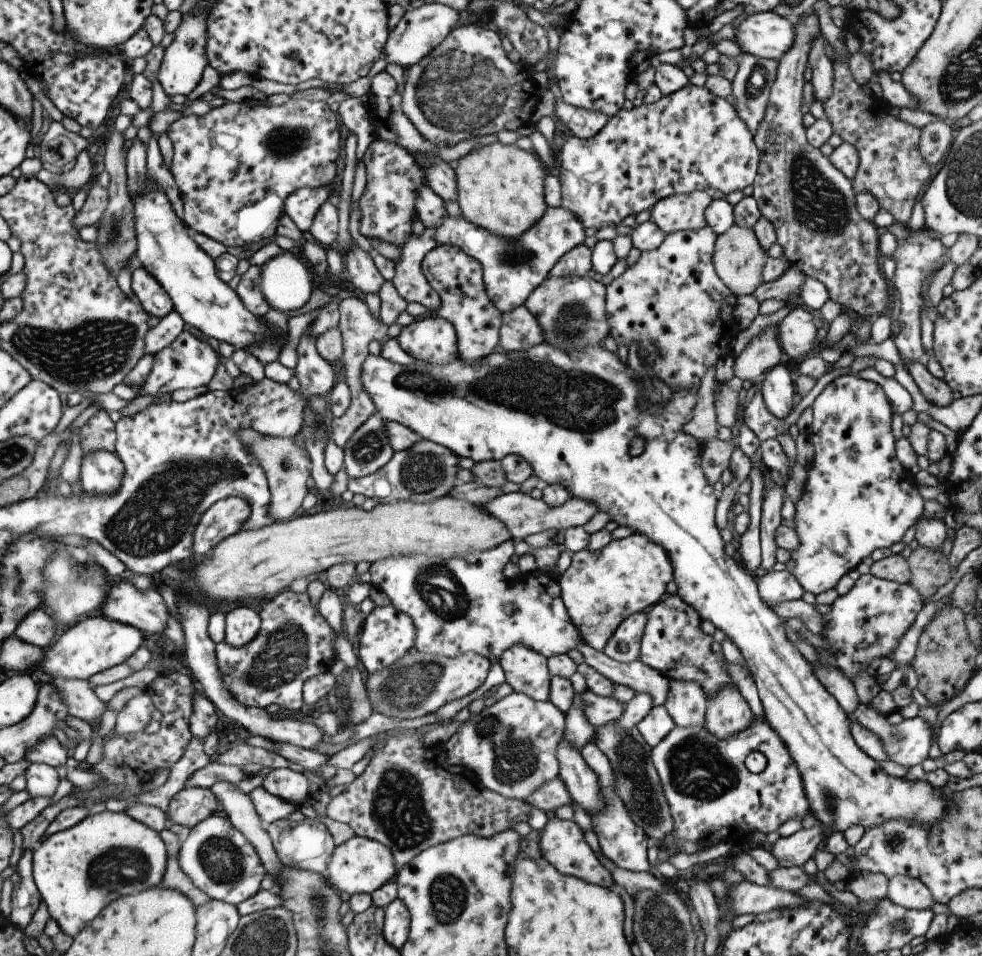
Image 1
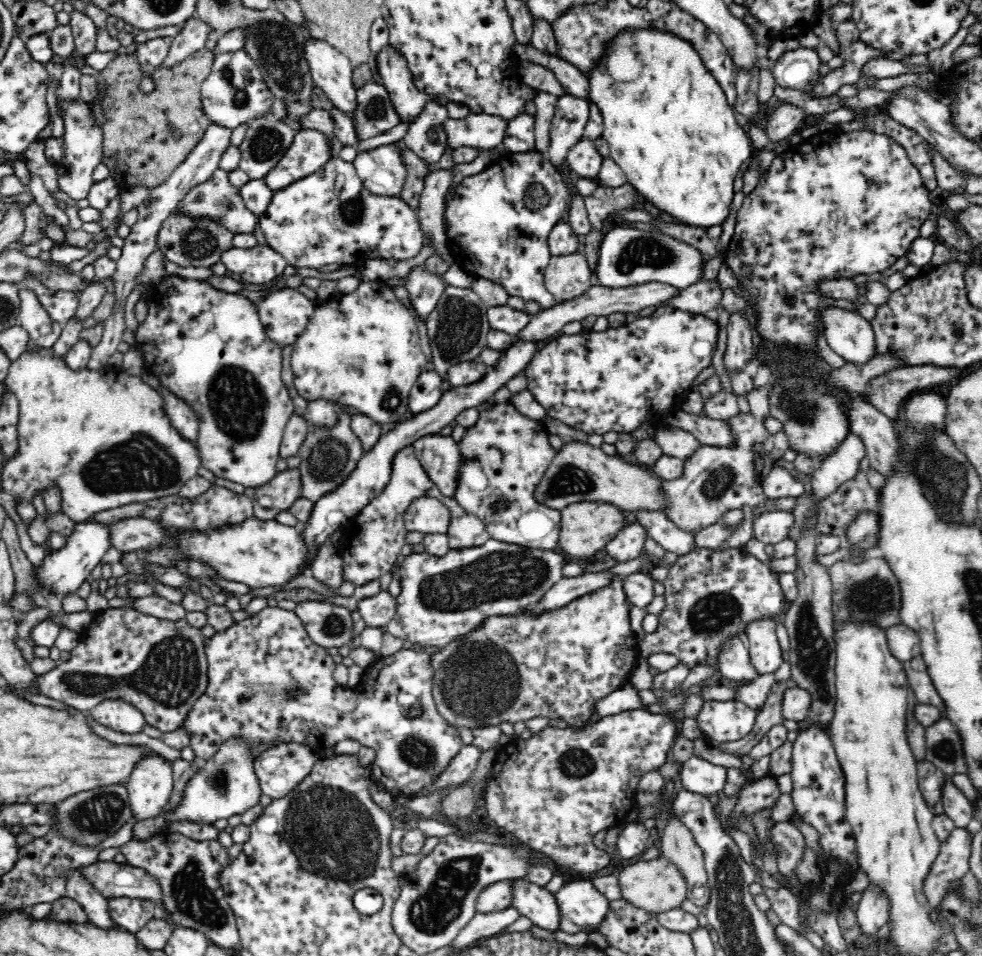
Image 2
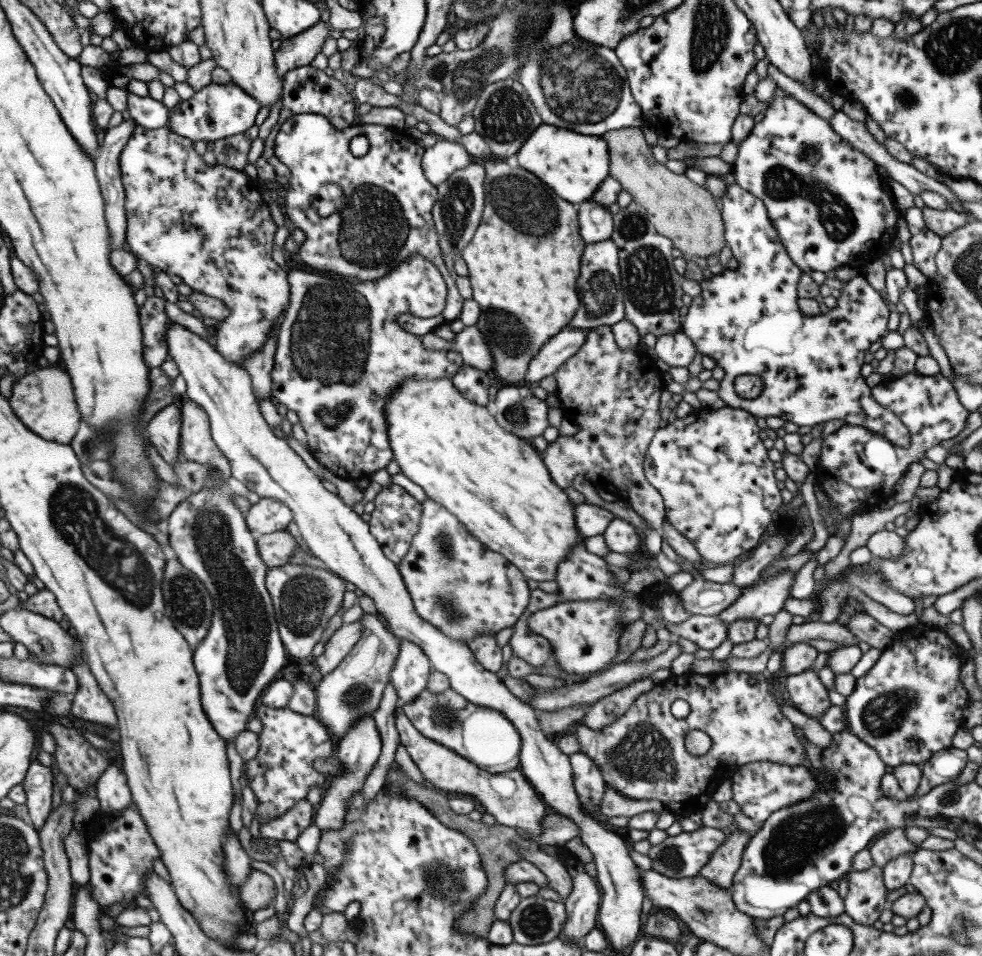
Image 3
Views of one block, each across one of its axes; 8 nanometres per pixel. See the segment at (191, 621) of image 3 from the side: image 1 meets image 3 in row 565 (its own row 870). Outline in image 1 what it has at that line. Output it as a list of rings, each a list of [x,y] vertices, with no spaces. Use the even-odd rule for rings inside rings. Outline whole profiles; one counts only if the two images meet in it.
[[[169,828],[161,830],[159,834],[167,846],[168,853],[167,866],[161,887],[170,890],[178,890],[180,894],[185,894],[190,898],[190,902],[194,904],[195,908],[206,904],[208,900],[212,900],[204,890],[196,888],[196,886],[192,884],[192,880],[182,872],[180,862],[178,862],[178,850],[180,850],[182,844],[180,844],[178,834],[175,834]]]

